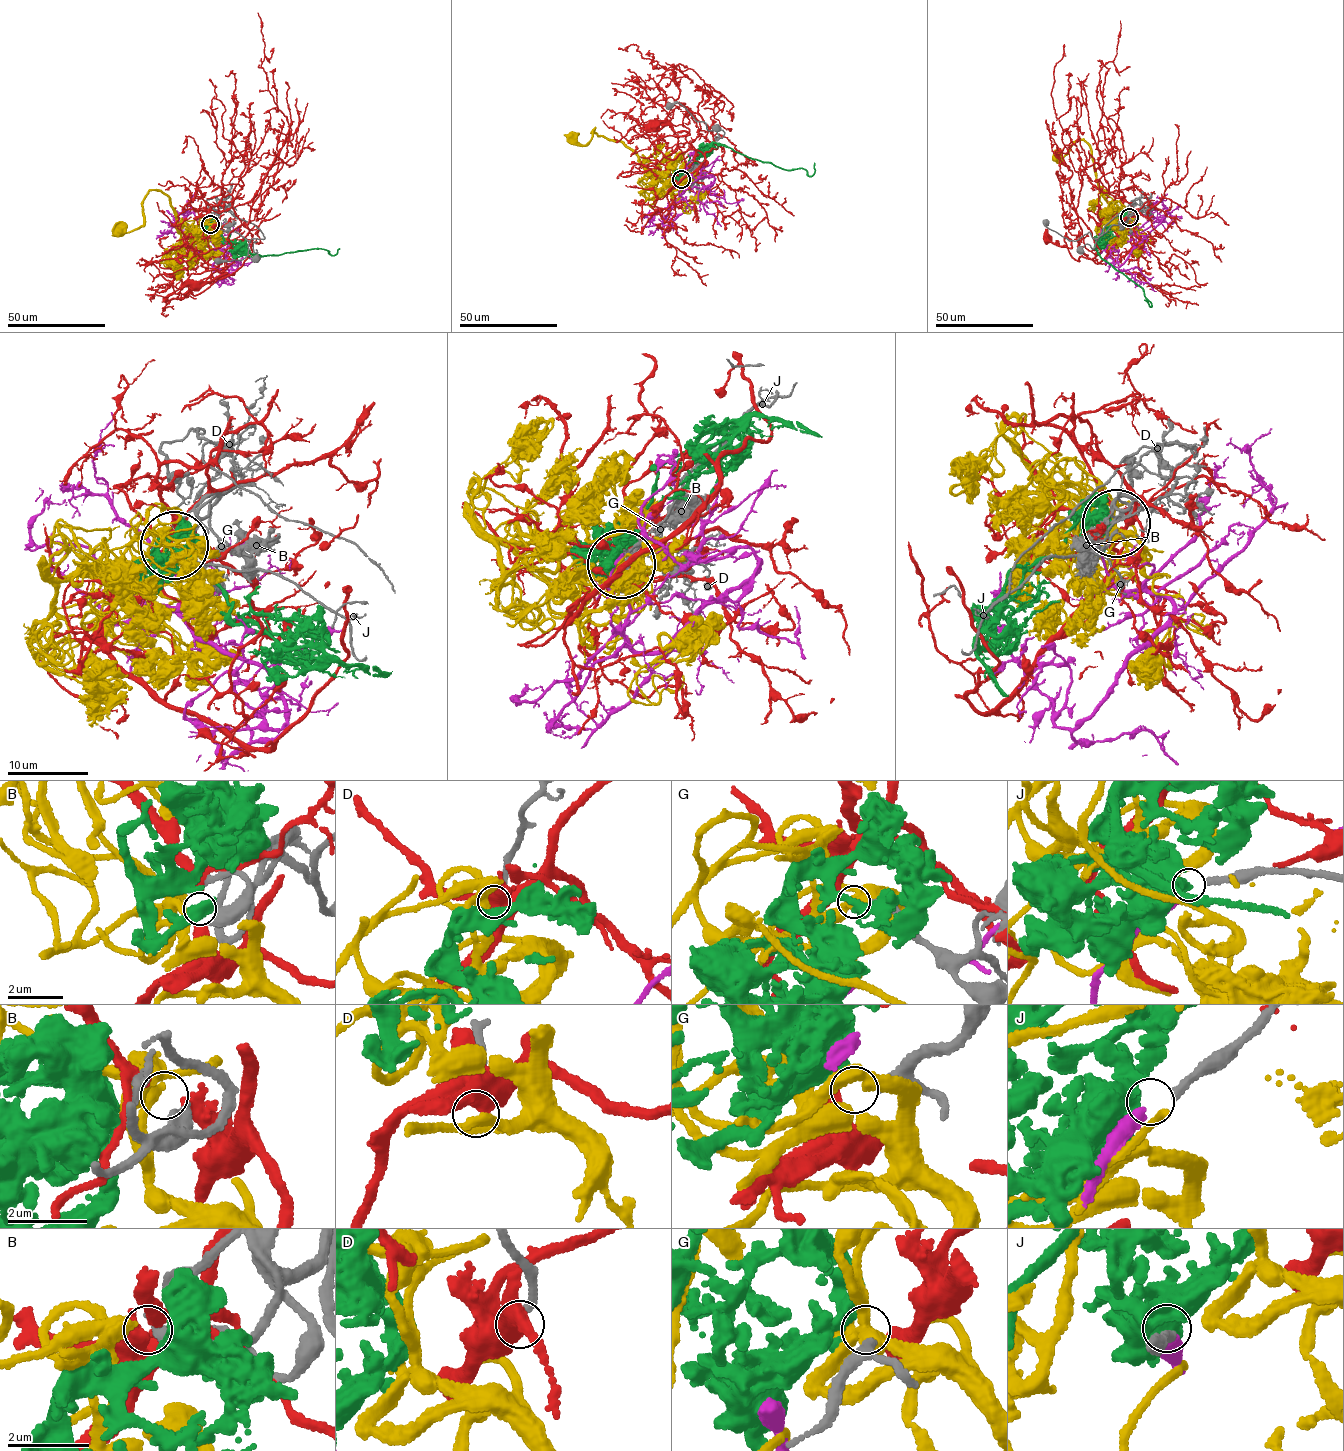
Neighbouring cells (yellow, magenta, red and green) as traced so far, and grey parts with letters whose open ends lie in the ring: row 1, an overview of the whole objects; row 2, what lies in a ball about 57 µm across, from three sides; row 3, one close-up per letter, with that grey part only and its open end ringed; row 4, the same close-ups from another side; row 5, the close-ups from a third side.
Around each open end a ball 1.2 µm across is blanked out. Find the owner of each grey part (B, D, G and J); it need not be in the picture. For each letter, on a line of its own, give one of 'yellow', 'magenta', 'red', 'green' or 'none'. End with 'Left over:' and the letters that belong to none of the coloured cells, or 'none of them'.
B: yellow
D: none
G: none
J: magenta
Left over: D, G

